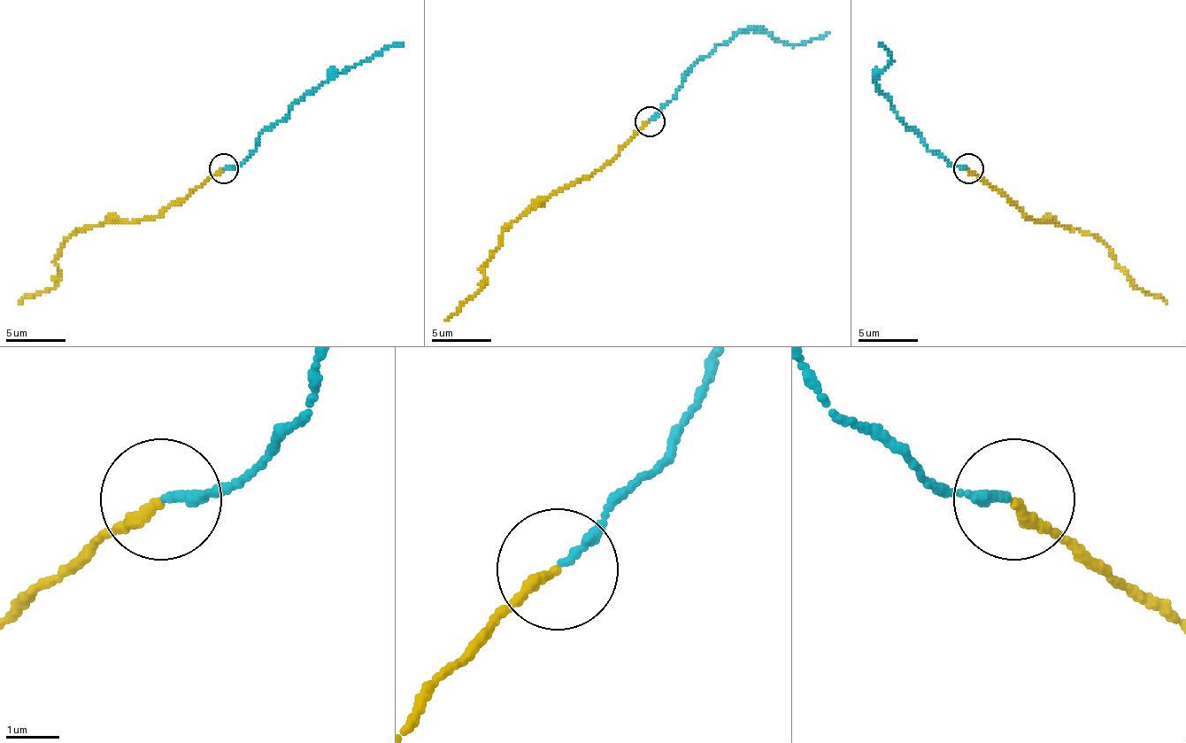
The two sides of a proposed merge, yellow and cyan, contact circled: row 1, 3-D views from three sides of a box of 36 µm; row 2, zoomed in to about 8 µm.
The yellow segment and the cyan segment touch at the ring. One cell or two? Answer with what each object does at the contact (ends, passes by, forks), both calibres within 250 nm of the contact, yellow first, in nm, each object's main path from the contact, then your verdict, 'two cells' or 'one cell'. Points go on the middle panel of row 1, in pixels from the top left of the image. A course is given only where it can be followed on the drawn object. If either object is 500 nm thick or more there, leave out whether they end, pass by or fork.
yellow ends; cyan ends; calibres 200 and 180 nm; course yellow (649, 122), (583, 179), (535, 200), (505, 230), (499, 248), (484, 263), (484, 284), (445, 320); course cyan (649, 119), (679, 86), (681, 77), (739, 32), (763, 29), (789, 44), (828, 32); one cell

